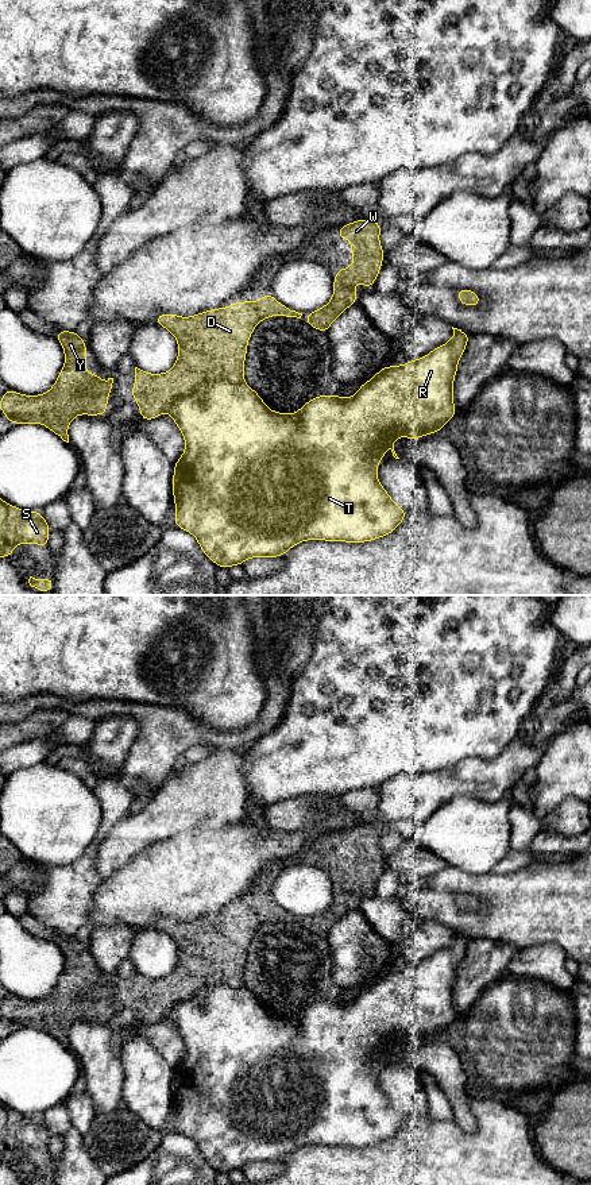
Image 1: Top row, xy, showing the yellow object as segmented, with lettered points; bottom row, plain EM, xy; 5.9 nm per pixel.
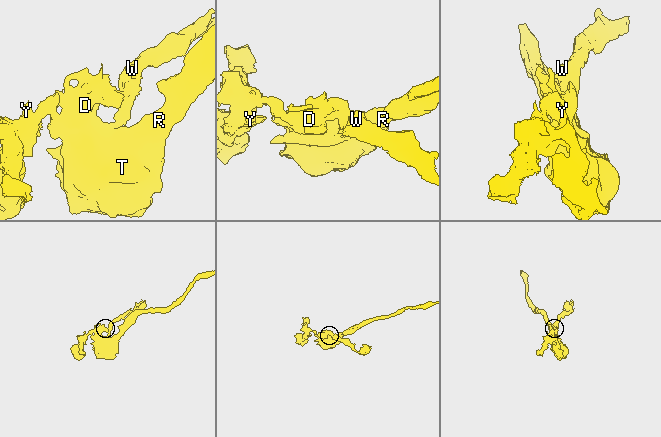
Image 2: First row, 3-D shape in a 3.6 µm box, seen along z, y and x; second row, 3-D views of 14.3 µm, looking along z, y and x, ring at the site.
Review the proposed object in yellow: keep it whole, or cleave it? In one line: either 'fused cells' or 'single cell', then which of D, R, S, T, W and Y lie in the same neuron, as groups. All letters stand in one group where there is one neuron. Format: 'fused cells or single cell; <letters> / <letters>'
fused cells; D S W Y / R T

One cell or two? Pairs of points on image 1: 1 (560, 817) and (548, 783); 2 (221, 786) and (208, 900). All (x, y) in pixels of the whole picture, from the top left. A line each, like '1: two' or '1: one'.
1: two
2: two

